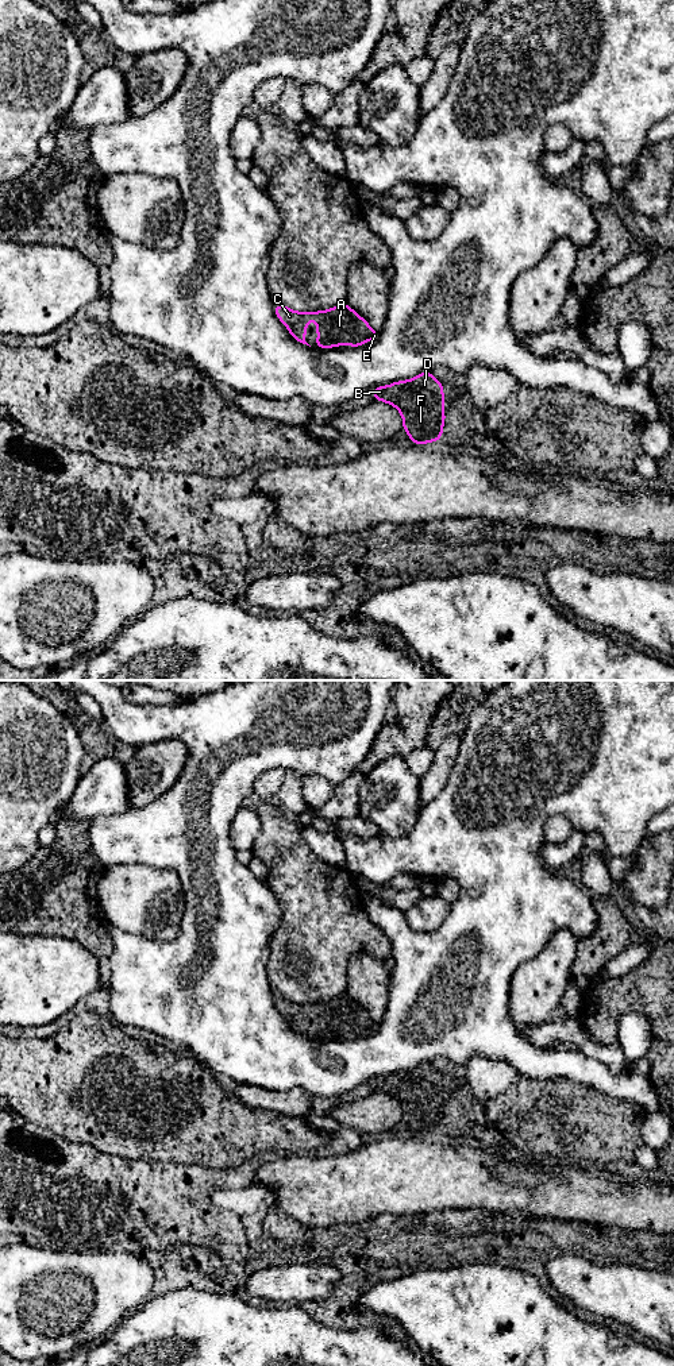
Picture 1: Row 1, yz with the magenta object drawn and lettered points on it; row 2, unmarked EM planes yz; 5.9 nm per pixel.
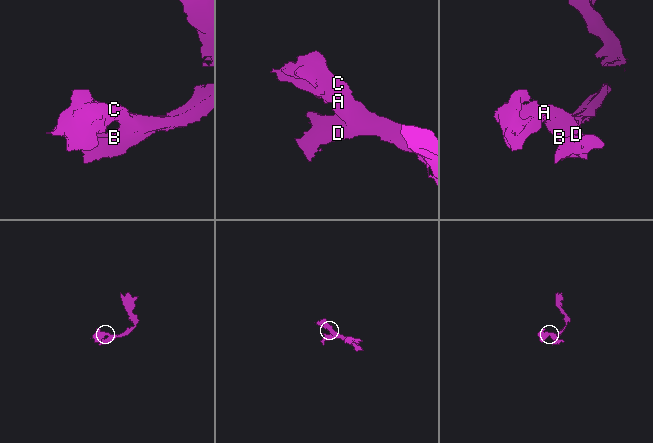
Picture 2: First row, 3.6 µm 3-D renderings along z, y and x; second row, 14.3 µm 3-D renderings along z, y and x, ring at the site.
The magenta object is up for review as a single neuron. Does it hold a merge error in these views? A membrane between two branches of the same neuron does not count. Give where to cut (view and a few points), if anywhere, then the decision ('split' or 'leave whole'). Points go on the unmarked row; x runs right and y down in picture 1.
cut none; leave whole

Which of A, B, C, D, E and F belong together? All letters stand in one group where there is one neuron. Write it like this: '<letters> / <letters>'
A B C D E F

